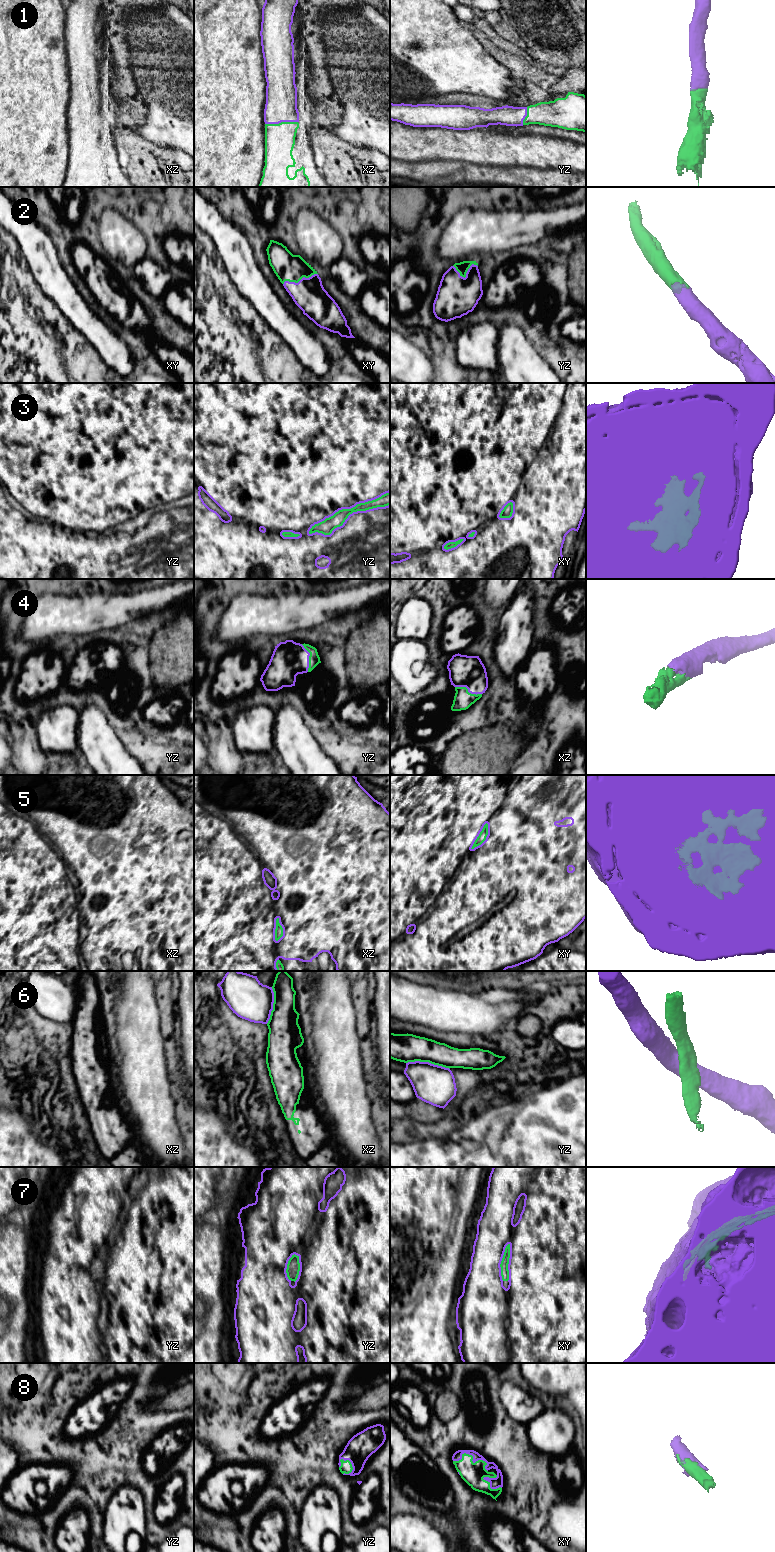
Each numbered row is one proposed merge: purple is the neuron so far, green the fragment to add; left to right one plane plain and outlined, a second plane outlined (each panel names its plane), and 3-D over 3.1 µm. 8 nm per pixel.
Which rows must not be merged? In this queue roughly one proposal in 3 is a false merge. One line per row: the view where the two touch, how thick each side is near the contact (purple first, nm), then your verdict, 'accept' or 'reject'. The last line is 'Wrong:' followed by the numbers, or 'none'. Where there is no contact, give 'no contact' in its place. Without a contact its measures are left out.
1: contact in xz; calibres 260 and 240 nm; accept
2: contact in xy; calibres 260 and 220 nm; accept
3: contact in yz; calibres 500 and 120 nm; accept
4: contact in xz; calibres 260 and 150 nm; accept
5: contact in xy; calibres 500 and 70 nm; accept
6: contact in yz; calibres 320 and 220 nm; reject
7: contact in xy; calibres 360 and 60 nm; accept
8: contact in xy; calibres 80 and 180 nm; accept
Wrong: 6

